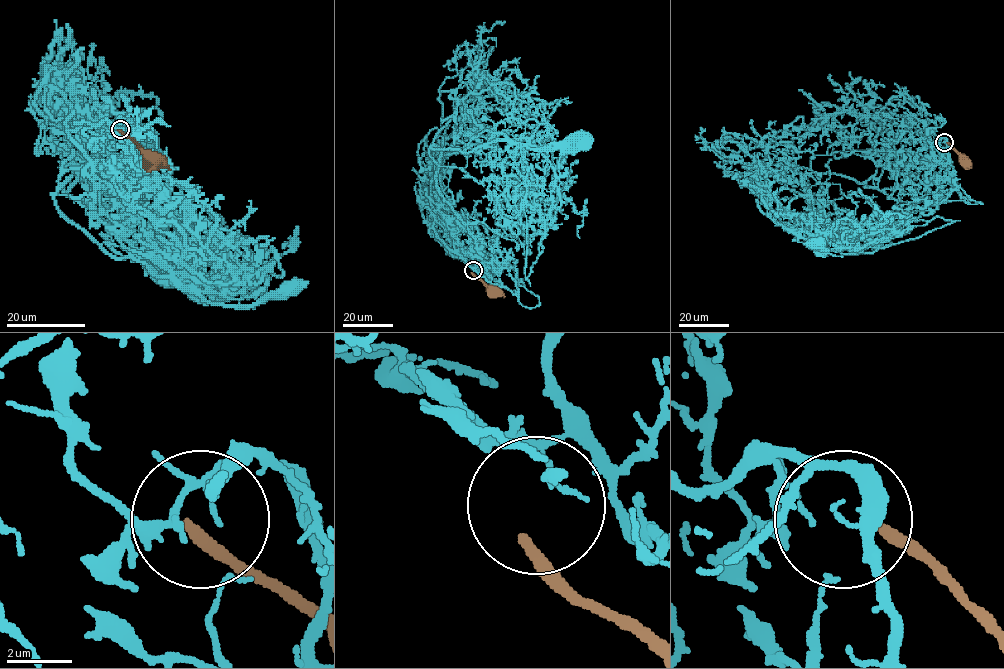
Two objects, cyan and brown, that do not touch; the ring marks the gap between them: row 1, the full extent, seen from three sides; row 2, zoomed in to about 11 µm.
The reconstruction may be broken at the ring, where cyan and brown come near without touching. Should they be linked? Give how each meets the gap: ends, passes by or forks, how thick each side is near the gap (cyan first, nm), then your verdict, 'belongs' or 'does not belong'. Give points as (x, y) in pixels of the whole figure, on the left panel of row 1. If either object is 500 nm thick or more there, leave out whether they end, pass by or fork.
cyan ends | brown ends | 140/320 nm | does not belong

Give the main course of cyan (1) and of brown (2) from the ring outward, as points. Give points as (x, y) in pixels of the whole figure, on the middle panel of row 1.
1: (474, 268), (433, 227), (445, 201), (440, 149), (431, 147), (581, 144)
2: (472, 272), (493, 291)

